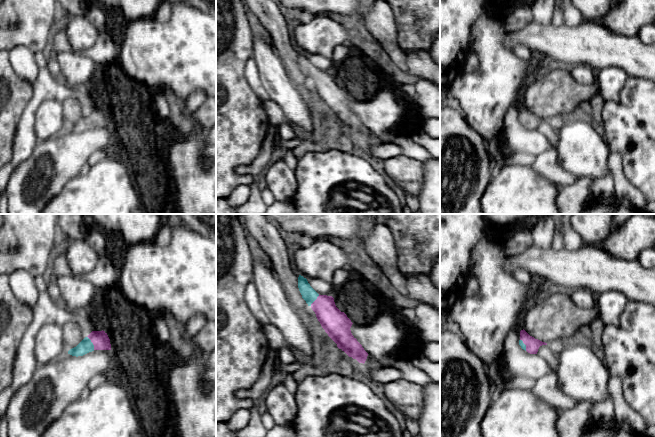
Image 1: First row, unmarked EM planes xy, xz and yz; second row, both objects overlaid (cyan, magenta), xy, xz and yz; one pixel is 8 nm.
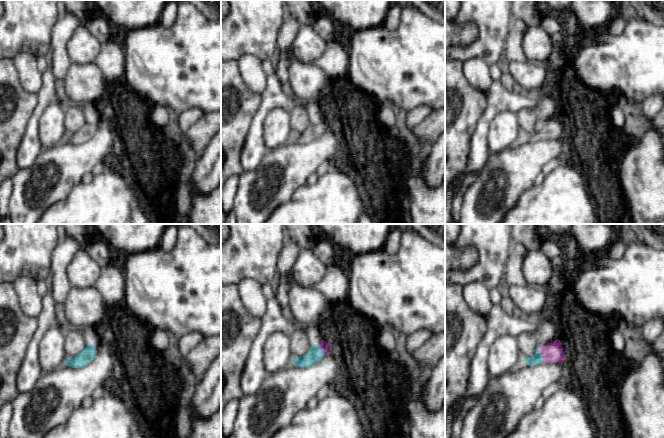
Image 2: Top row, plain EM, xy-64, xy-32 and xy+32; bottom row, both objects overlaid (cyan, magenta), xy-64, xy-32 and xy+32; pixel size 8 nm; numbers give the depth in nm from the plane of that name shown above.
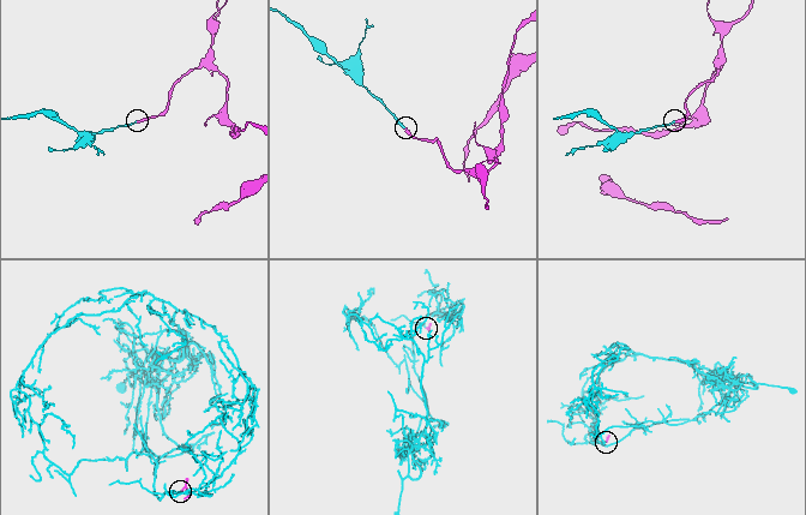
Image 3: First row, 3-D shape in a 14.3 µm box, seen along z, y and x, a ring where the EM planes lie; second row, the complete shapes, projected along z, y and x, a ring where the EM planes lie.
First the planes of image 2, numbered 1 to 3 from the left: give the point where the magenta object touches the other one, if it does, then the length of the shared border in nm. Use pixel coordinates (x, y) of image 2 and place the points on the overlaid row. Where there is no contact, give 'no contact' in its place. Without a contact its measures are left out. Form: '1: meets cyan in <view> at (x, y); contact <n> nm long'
1: no contact
2: meets cyan in xy-32 at (321, 349); contact 100 nm long
3: meets cyan in xy+32 at (542, 356); contact 110 nm long

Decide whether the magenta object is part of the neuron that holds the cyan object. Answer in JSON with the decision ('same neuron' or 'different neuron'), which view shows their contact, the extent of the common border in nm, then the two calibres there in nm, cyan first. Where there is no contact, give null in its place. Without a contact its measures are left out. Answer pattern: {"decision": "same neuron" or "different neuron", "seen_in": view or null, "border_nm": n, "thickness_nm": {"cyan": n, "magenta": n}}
{"decision": "same neuron", "seen_in": "xy", "border_nm": 130, "thickness_nm": {"cyan": 110, "magenta": 140}}

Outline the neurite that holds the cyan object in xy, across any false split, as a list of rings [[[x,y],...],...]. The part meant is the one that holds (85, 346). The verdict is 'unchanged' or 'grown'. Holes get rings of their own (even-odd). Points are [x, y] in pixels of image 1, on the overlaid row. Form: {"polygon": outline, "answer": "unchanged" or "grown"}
{"polygon": [[[92,331],[76,347],[70,349],[68,354],[78,357],[94,350],[111,350],[110,339],[105,331]]], "answer": "grown"}

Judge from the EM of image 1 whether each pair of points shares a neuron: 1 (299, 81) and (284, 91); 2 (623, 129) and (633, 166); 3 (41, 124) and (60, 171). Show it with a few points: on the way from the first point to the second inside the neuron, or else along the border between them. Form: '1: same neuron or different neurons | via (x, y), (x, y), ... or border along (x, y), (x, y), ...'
1: different neurons | border along (282, 64), (289, 78), (309, 103)
2: same neuron | via (625, 138), (625, 148), (633, 157)
3: different neurons | border along (65, 130), (38, 141)

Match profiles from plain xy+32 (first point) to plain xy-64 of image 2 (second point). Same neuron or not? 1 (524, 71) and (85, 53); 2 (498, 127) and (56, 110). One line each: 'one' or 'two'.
1: two
2: one

